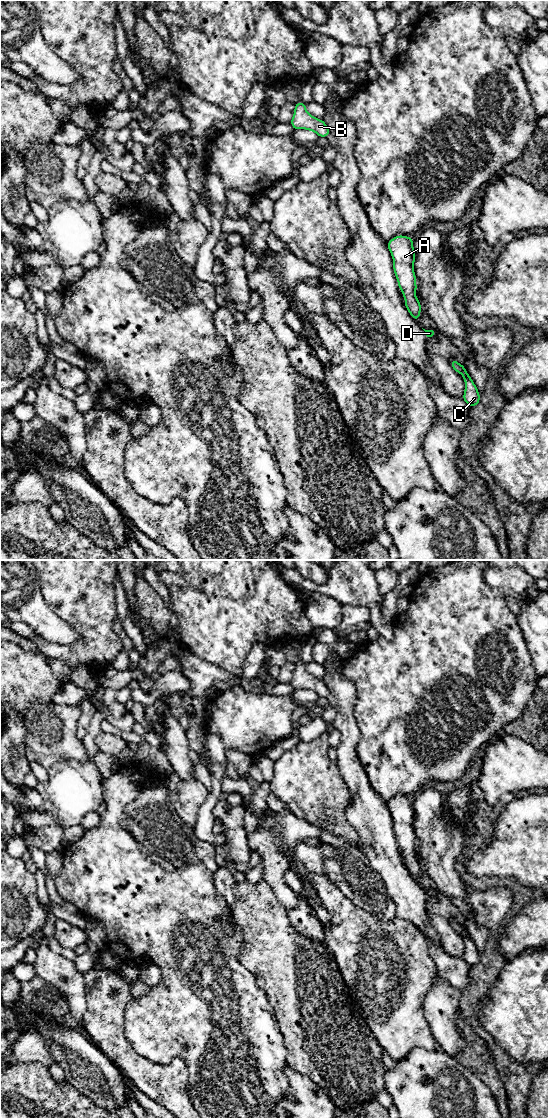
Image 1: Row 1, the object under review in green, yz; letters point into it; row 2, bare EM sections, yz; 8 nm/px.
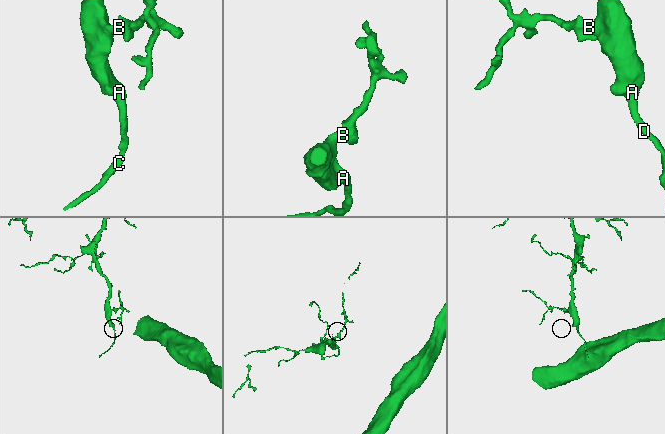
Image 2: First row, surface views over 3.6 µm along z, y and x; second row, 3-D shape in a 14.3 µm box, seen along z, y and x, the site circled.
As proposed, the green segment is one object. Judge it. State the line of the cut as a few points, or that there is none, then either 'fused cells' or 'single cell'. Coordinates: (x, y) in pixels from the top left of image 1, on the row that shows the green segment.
no cut; single cell

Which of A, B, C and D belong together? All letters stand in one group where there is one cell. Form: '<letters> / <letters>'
A B C D

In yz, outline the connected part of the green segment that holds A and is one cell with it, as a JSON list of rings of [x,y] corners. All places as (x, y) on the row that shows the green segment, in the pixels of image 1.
[[[398,235],[386,244],[393,258],[393,270],[399,289],[405,299],[405,307],[414,320],[417,321],[420,317],[421,303],[415,295],[417,285],[414,273],[413,238]]]

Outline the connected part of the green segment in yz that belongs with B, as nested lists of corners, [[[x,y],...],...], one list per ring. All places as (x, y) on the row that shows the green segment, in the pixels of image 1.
[[[295,103],[295,110],[293,118],[290,122],[294,130],[306,129],[314,131],[318,137],[328,137],[330,130],[325,124],[324,120],[317,119],[310,115],[306,110],[306,104]]]

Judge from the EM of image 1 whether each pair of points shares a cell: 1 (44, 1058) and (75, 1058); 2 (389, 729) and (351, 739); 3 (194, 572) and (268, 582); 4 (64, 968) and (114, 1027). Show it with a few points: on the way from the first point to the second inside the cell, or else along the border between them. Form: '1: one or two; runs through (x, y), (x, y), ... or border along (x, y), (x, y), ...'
1: two; border along (43, 1036), (49, 1045), (49, 1054), (55, 1062)
2: two; border along (354, 714), (360, 733), (360, 761)
3: two; border along (252, 570), (254, 592), (240, 599)
4: two; border along (83, 976), (84, 984)

